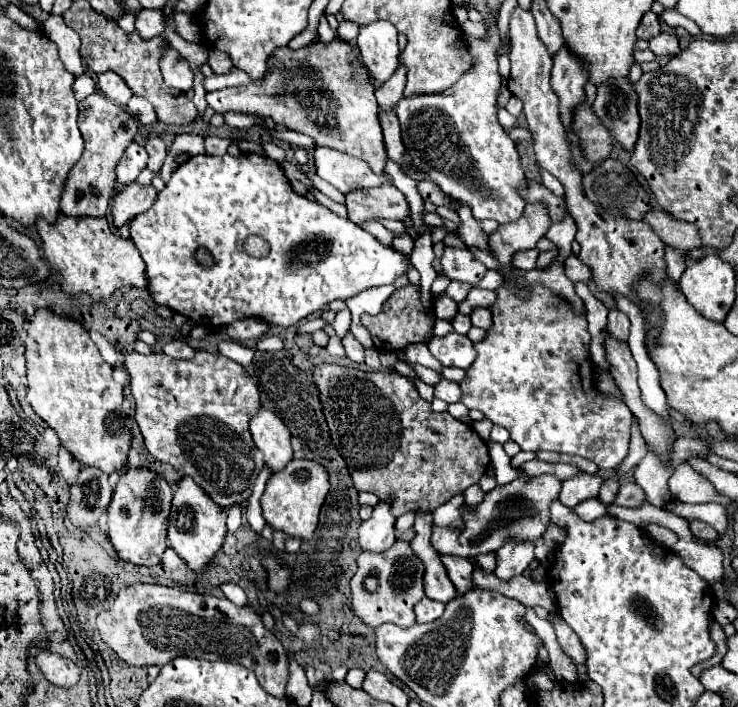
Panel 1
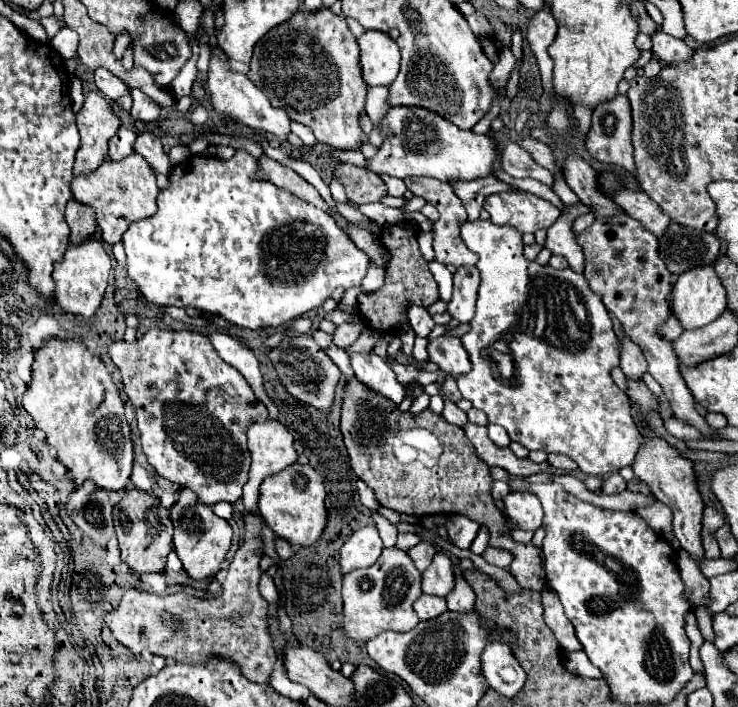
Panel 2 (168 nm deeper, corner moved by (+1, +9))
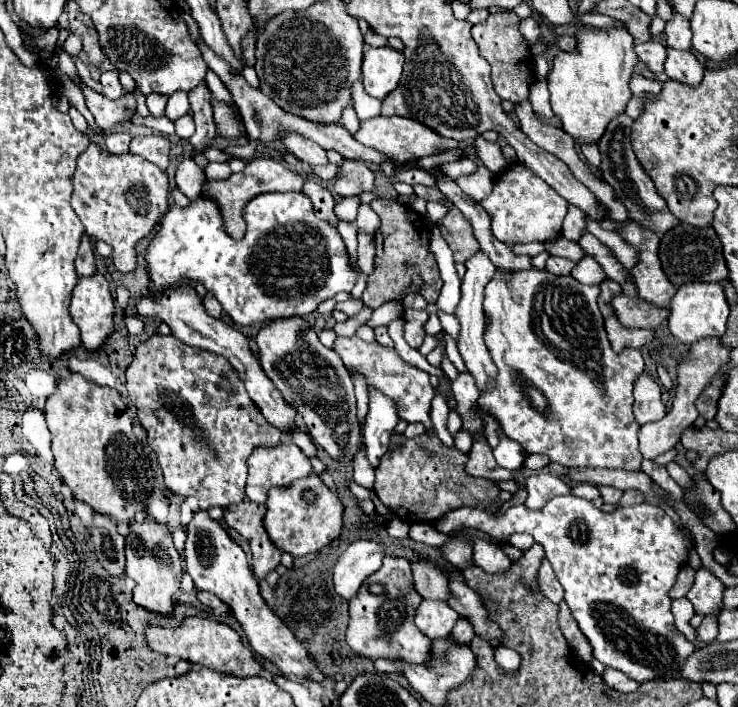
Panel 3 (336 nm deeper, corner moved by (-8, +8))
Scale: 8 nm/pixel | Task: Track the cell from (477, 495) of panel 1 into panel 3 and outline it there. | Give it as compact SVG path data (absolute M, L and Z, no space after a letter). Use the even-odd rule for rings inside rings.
M483 540L475 542L475 546L473 546L473 560L475 560L475 564L479 568L483 568L483 570L487 570L491 574L507 572L513 566L511 558L505 552L493 552L493 546L483 542Z

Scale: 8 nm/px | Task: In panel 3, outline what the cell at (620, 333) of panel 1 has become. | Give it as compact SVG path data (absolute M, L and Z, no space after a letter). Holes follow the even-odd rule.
M641 374L639 380L635 382L633 414L635 414L635 422L639 422L639 426L661 420L665 416L665 404L661 402L661 388L647 374Z

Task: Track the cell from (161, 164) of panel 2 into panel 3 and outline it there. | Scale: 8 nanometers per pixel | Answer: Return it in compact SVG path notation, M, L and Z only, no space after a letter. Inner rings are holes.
M159 134L133 138L129 152L135 156L141 156L143 160L155 162L161 170L165 170L169 164L169 140Z

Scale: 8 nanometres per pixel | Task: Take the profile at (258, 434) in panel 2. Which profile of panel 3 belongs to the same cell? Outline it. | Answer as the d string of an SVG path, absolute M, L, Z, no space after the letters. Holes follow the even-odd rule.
M279 444L275 448L263 448L263 446L259 446L251 454L251 458L247 460L247 468L249 468L249 476L247 476L245 490L247 490L249 500L259 502L259 504L265 504L269 488L273 488L273 486L287 488L295 480L307 478L311 474L311 462L309 462L309 458L295 444Z

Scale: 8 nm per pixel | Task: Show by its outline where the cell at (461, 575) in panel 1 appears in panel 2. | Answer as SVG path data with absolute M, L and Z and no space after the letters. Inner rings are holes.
M454 565L454 573L456 573L456 585L450 591L450 597L446 597L448 609L460 609L460 611L472 609L476 597L474 597L474 591L470 589L470 585L466 585L460 565Z

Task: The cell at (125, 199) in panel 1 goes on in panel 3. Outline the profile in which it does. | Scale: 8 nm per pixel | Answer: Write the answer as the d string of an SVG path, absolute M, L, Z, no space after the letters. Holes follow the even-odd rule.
M89 144L87 150L77 158L77 170L73 172L71 180L73 180L71 206L73 206L75 214L79 216L79 220L83 222L89 238L103 240L113 248L111 262L119 272L123 272L123 274L133 272L137 266L137 250L135 250L137 242L151 234L151 230L157 226L157 222L169 208L169 204L167 204L167 196L169 196L167 174L163 170L159 170L159 166L155 166L139 156L133 156L133 154L115 156L97 144Z

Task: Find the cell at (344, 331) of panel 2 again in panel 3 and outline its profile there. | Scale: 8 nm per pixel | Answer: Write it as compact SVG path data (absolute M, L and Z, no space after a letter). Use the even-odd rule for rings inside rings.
M357 336L337 338L335 344L333 344L333 350L341 356L345 368L351 374L363 374L365 376L369 390L375 388L375 390L379 390L381 394L385 394L387 398L391 398L395 402L397 414L399 414L401 420L405 420L409 424L419 422L419 424L425 426L427 434L435 434L435 428L433 428L433 422L431 422L431 416L429 416L431 400L435 396L435 390L429 382L427 372L403 362L403 358L393 348L381 346L379 342L363 342Z

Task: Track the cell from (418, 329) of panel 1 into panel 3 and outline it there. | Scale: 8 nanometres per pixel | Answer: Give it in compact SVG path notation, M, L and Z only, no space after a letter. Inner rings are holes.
M375 198L369 202L369 206L377 212L381 226L375 232L375 260L373 260L373 274L367 276L367 288L361 296L363 304L369 308L379 308L381 304L393 300L405 286L411 284L411 276L419 274L423 278L421 294L429 304L435 304L443 286L443 280L439 276L437 262L433 254L429 252L429 224L423 216L413 212L409 206L399 204L397 200L383 200Z

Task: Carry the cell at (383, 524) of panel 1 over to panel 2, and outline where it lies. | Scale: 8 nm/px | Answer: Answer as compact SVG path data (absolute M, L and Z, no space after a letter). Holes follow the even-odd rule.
M366 525L354 531L340 549L342 573L350 573L358 567L370 567L382 553L382 539L374 525Z

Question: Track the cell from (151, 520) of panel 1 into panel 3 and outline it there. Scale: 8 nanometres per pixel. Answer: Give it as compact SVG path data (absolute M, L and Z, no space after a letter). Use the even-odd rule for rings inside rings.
M145 518L143 522L133 522L125 538L125 556L127 556L127 576L135 582L133 602L149 612L171 616L179 594L183 564L173 546L167 526L153 522L149 518Z

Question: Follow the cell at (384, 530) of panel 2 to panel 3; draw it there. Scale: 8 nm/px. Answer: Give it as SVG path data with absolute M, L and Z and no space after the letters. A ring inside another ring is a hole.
M415 562L411 566L413 572L413 586L423 600L443 600L451 598L449 580L441 570L431 566L429 562Z

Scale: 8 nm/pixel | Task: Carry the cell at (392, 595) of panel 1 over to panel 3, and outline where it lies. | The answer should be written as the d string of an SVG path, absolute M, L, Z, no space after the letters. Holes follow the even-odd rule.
M383 558L381 568L363 582L359 594L349 602L347 644L357 656L371 660L389 658L403 660L407 664L427 664L431 660L431 640L425 638L413 624L419 602L421 596L415 592L411 582L411 564L405 558ZM369 584L379 584L381 592L373 594Z

